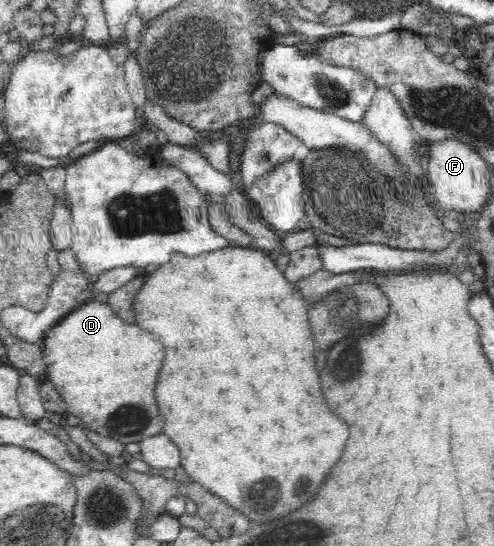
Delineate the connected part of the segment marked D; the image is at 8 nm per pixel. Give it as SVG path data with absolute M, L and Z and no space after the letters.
M94 300L82 302L52 326L39 346L47 365L45 375L67 406L66 417L124 445L132 441L141 442L145 436L161 434L163 420L159 418L159 406L155 406L155 378L159 378L163 346L151 340L153 336L143 332L139 326L123 324L121 317L107 303Z

